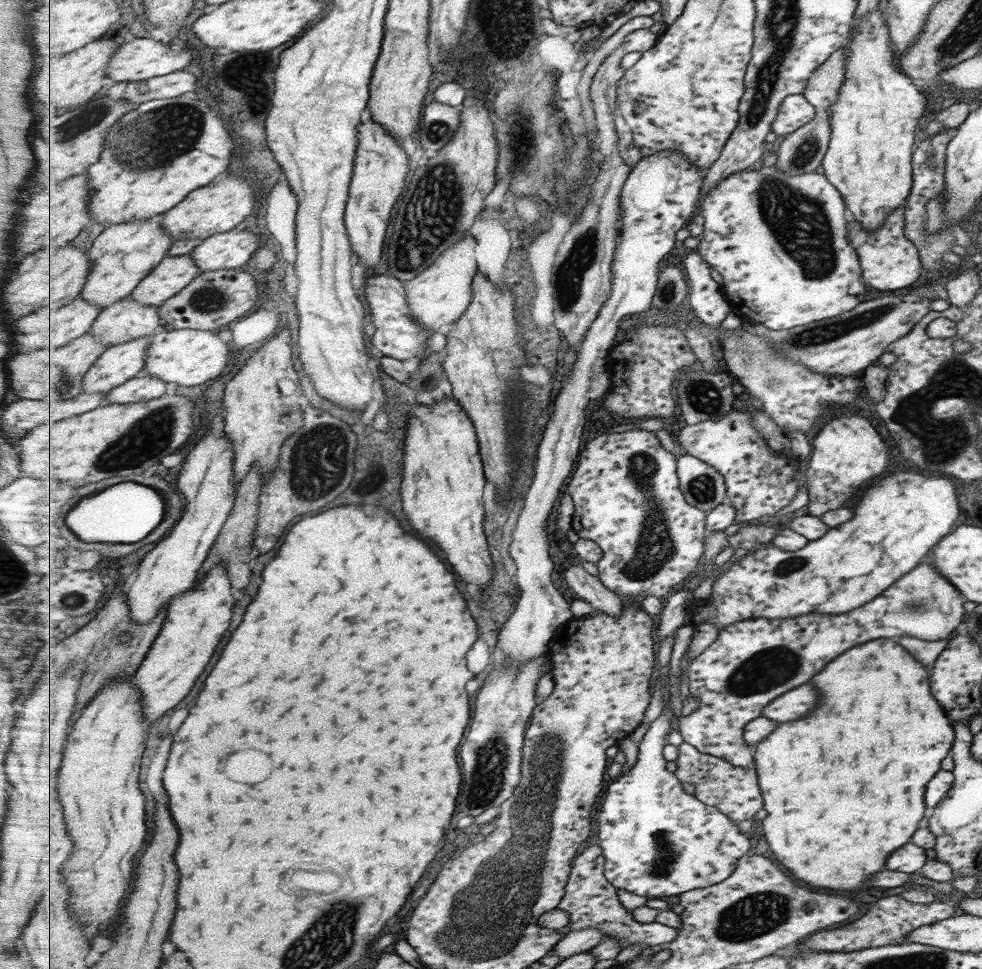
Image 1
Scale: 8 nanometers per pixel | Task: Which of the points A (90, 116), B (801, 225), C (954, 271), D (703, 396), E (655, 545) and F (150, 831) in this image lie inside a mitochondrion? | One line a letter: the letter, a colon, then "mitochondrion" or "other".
A: mitochondrion
B: mitochondrion
C: other
D: mitochondrion
E: mitochondrion
F: other

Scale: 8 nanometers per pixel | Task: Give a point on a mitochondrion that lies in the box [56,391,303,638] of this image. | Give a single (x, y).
(150, 431)

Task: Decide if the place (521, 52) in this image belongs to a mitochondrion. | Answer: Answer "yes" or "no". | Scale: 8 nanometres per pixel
yes

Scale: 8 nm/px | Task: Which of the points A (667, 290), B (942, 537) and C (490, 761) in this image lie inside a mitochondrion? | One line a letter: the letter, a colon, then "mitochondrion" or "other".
A: mitochondrion
B: other
C: mitochondrion

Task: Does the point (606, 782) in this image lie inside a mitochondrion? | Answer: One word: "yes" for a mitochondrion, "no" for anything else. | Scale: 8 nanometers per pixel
no

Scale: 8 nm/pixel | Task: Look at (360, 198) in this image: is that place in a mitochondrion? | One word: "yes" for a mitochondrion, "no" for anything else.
no

